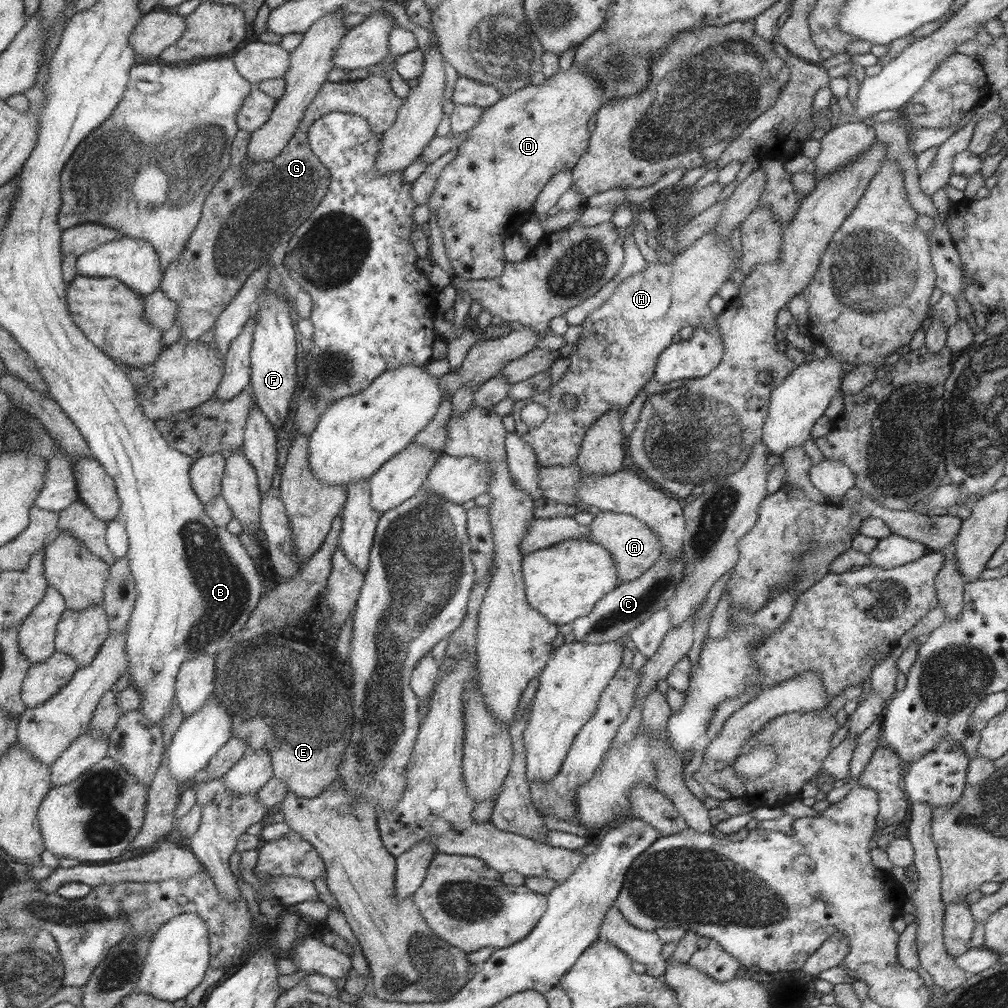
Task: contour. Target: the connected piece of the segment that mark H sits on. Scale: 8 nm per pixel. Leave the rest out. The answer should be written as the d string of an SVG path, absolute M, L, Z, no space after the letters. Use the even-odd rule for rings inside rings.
M710 230L695 239L695 242L687 246L686 250L679 251L671 264L646 262L641 272L635 272L623 278L611 292L611 296L601 306L589 313L580 324L581 334L574 342L577 349L568 356L570 363L561 378L550 383L544 392L514 402L509 414L514 420L514 433L533 449L539 467L567 466L575 462L583 435L591 423L607 412L625 411L625 408L643 389L643 385L652 375L659 384L665 384L683 378L701 378L719 364L723 356L722 336L718 330L716 316L709 309L708 302L731 278L732 249L729 238L717 236L715 230ZM686 325L695 330L691 338L672 344L673 336L677 335L679 330ZM565 394L571 394L576 400L576 406L573 409L565 409L562 406L561 398ZM527 402L537 402L547 410L547 416L539 426L527 428L525 424L517 424L517 412Z

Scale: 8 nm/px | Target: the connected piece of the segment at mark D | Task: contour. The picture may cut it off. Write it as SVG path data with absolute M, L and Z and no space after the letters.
M576 65L547 77L540 85L519 87L483 109L479 121L469 130L465 141L457 147L455 157L435 179L435 187L427 199L429 213L437 214L444 252L455 276L465 280L497 278L504 270L504 240L516 232L531 212L531 204L553 174L573 168L590 140L587 120L603 106L603 88L587 72Z

